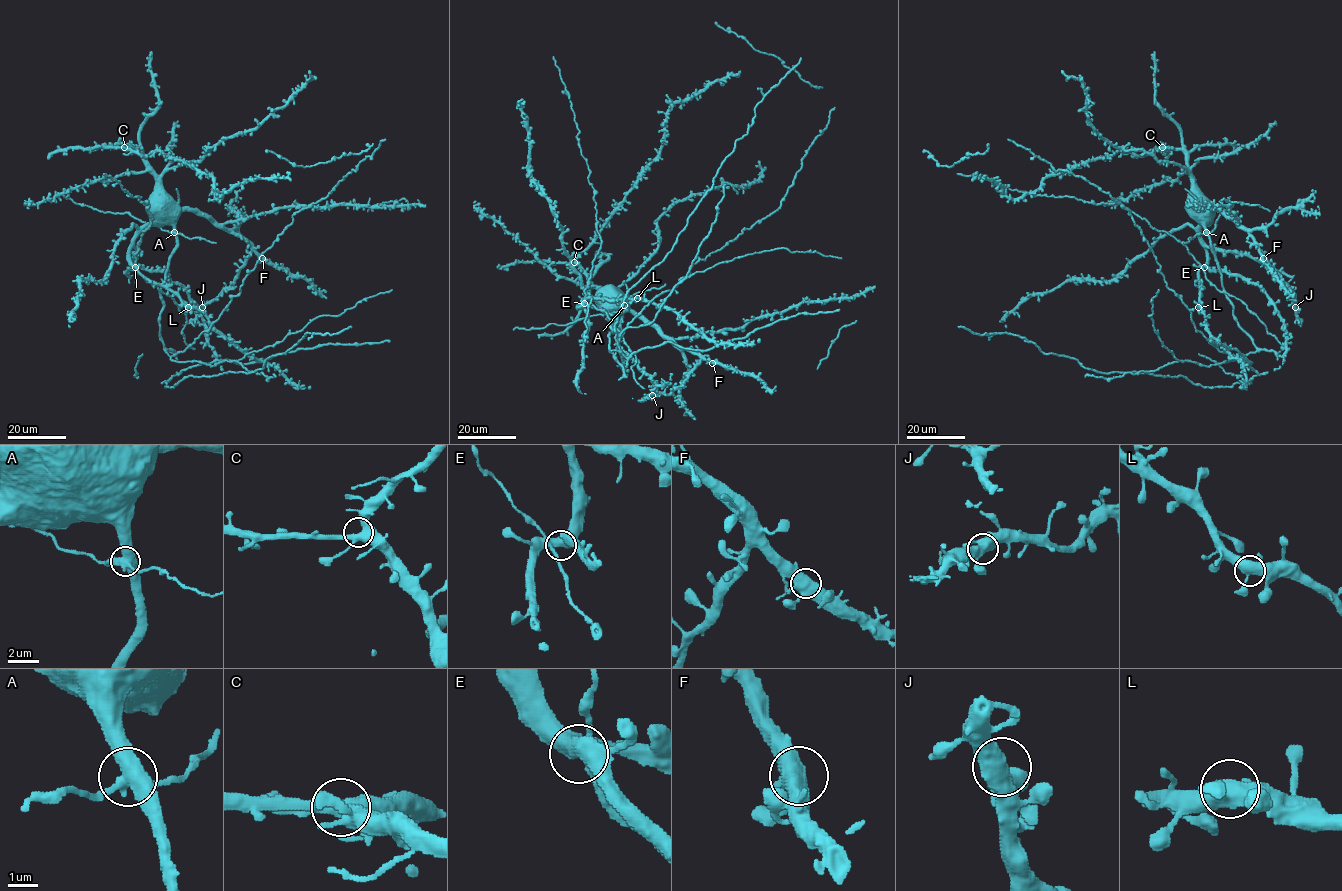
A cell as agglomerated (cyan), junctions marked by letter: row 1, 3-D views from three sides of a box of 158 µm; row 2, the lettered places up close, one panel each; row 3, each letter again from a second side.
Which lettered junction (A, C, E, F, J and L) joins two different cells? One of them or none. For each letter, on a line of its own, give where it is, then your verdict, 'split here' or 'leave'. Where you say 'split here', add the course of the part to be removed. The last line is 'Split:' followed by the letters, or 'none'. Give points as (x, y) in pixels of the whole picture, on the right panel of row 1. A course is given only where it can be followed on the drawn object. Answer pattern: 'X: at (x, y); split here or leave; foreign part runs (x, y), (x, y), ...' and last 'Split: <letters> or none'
A: at (1206, 232); split here; foreign part runs (1206, 232), (1213, 230), (1221, 212), (1226, 213), (1224, 211), (1229, 207), (1230, 196)
C: at (1162, 147); leave
E: at (1204, 267); leave
F: at (1263, 258); leave
J: at (1295, 307); leave
L: at (1198, 307); leave
Split: A

